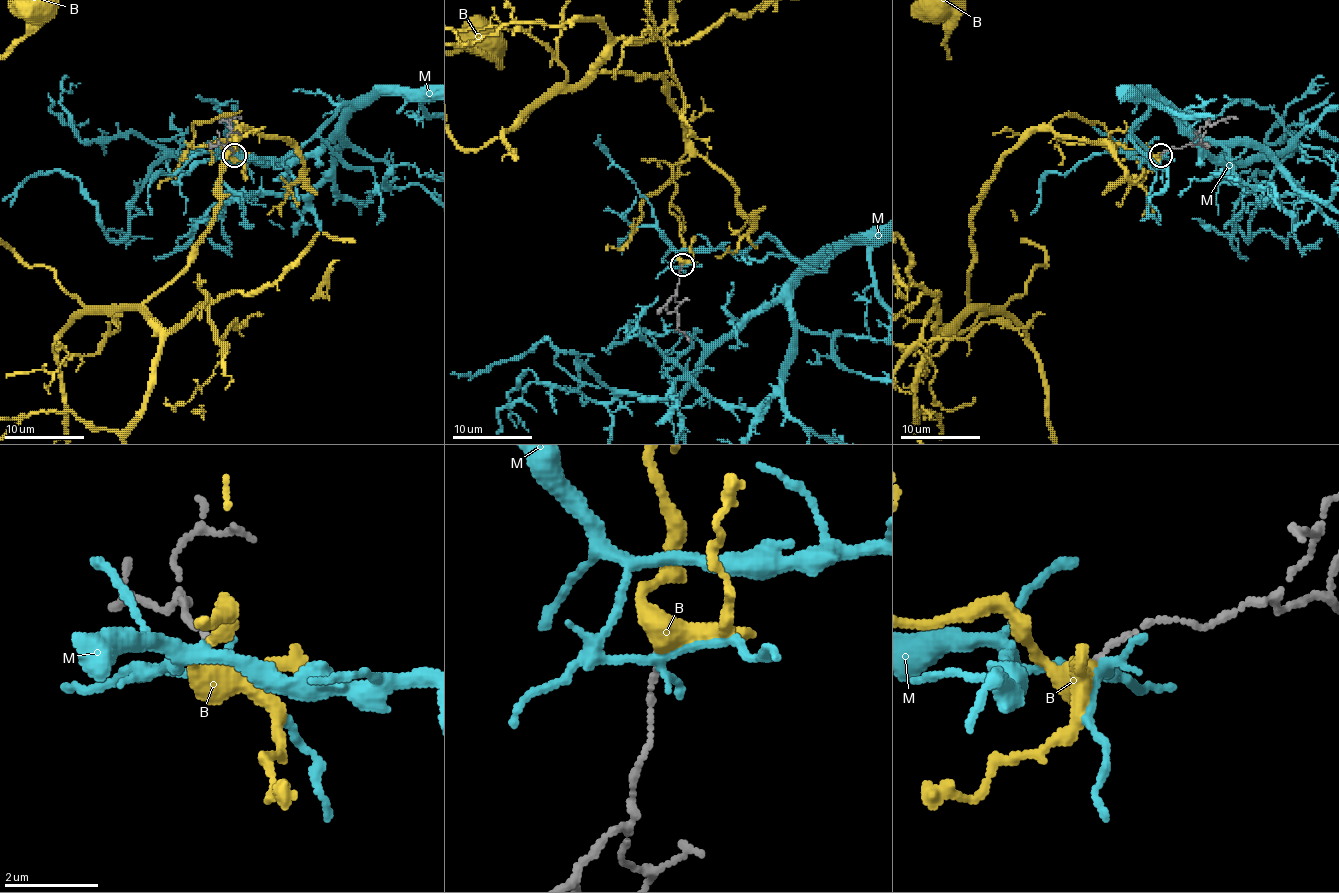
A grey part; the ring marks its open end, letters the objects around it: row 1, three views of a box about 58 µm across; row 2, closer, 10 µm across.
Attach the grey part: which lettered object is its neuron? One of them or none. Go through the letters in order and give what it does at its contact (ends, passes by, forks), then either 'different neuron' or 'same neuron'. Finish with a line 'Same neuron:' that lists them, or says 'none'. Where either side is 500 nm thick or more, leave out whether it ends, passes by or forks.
B: it passes by; same neuron
M: it passes by; different neuron
Same neuron: B

